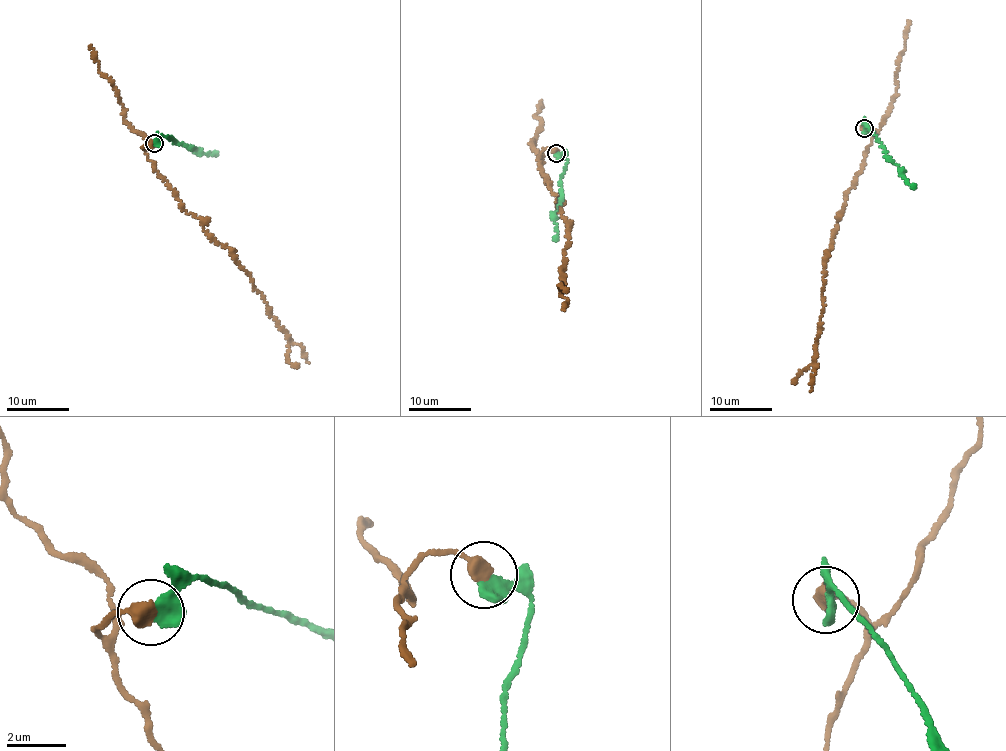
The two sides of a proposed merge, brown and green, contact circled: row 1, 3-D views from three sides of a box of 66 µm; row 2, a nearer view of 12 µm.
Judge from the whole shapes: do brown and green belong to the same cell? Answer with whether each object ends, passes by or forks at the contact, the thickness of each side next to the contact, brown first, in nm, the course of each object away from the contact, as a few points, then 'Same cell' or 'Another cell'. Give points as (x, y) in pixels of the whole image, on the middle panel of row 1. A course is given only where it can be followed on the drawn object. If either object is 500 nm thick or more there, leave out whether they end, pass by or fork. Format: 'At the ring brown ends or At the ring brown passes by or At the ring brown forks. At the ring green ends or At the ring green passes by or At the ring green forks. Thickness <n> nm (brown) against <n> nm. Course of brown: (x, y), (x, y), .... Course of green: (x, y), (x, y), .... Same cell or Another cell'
At the ring brown ends. At the ring green ends. Thickness 480 nm (brown) against 480 nm. Course of brown: (556, 153), (545, 149), (538, 159), (568, 226), (560, 269), (564, 311). Course of green: (556, 154), (565, 157), (566, 162), (560, 179), (560, 200), (554, 215), (557, 233), (554, 241). Another cell

